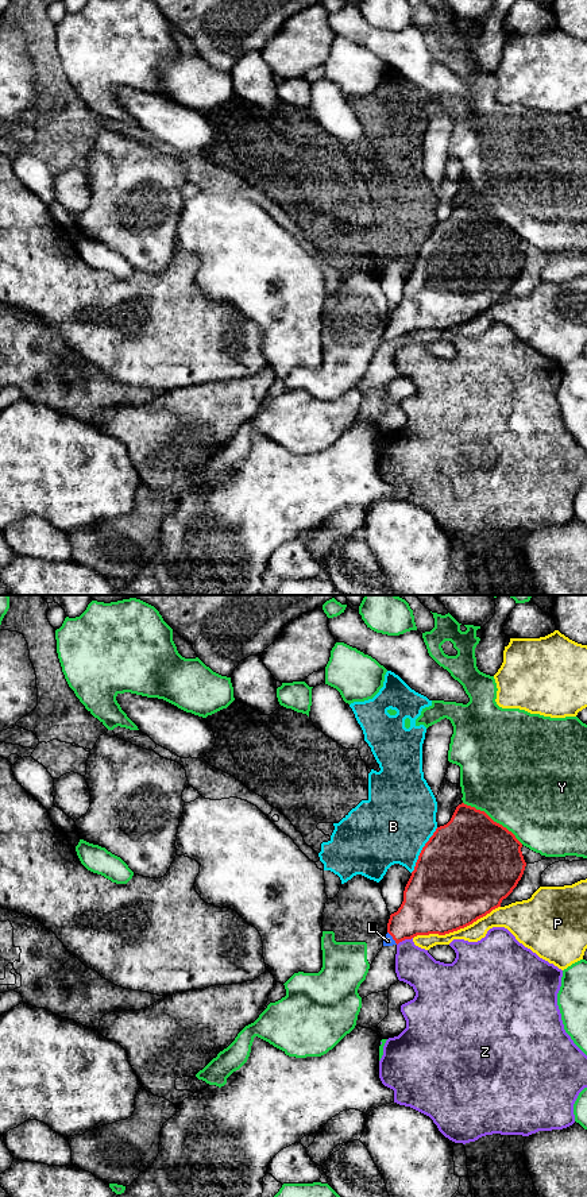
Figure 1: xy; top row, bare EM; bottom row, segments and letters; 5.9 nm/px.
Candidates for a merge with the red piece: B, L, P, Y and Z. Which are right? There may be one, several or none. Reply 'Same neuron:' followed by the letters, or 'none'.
Same neuron: L

